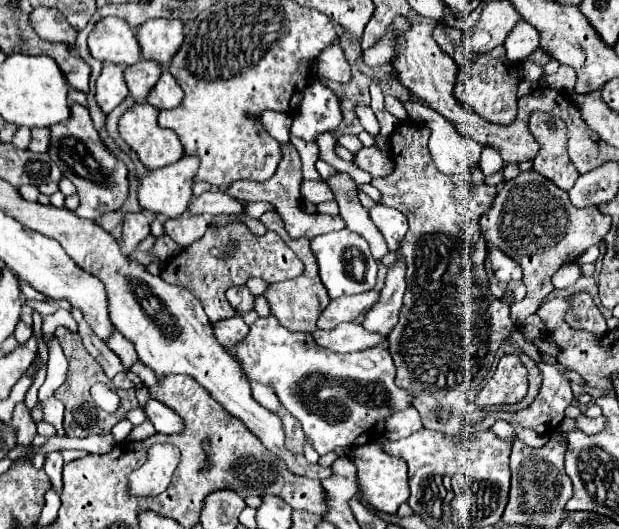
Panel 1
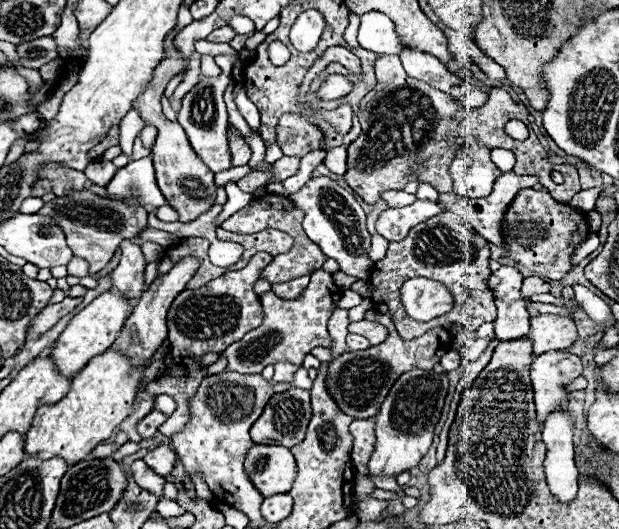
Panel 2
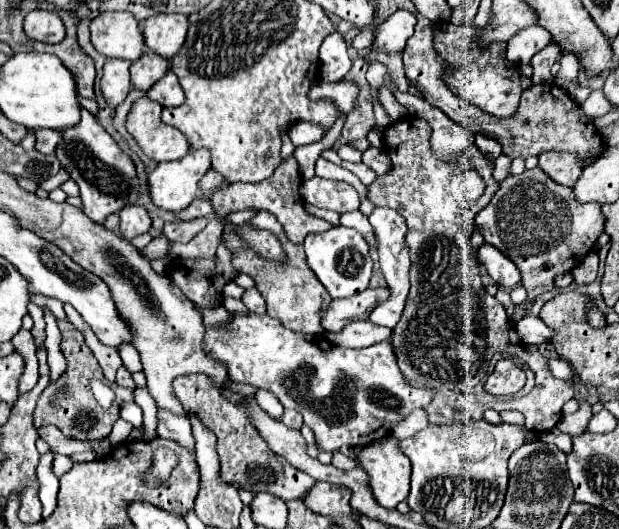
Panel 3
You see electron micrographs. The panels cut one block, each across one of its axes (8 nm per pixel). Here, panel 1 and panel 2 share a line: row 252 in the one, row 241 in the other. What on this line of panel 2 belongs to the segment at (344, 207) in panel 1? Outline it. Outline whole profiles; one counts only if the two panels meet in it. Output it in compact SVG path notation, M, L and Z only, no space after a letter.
M376 234L376 236L372 236L372 248L370 248L370 256L374 258L374 262L376 262L376 260L380 260L380 258L384 256L386 244L388 244L388 240L386 240L386 238L380 238L378 234Z

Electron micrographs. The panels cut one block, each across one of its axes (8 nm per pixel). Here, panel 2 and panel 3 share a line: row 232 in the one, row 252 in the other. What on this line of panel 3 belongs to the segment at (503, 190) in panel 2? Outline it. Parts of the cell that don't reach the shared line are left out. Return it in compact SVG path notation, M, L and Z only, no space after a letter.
M484 244L478 250L478 260L480 260L480 264L486 266L488 274L494 278L494 282L498 286L514 288L516 284L520 284L520 272L518 272L516 264L512 264L512 260L508 260L498 248Z

